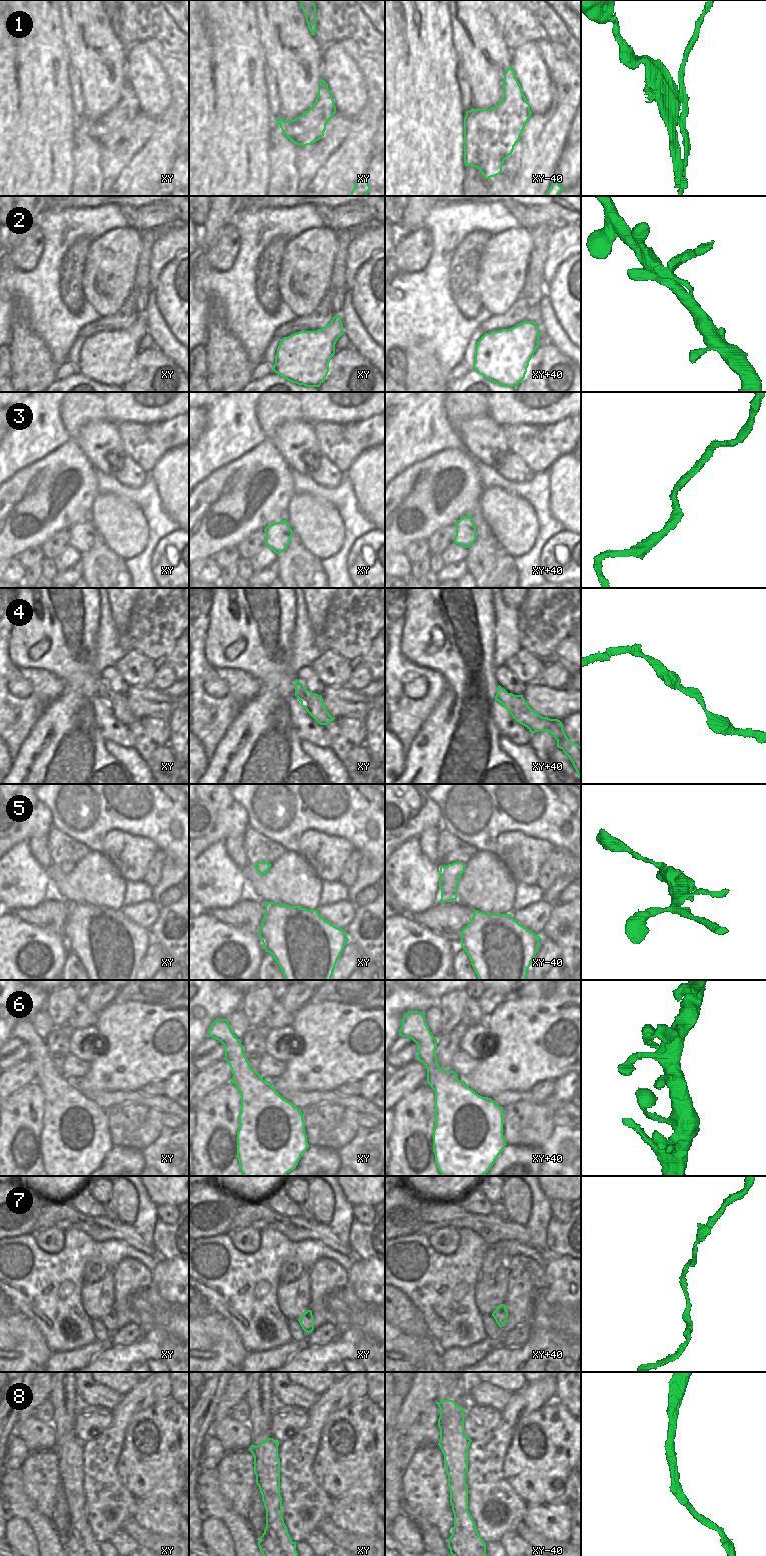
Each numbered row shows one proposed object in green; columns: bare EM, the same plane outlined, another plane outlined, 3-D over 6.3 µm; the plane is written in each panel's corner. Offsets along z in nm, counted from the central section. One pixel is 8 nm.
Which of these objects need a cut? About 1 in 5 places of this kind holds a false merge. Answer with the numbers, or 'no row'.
1

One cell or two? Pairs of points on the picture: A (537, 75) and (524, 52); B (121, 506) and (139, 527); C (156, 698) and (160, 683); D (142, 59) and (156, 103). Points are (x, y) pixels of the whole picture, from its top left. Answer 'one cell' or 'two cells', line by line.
A: one cell
B: one cell
C: two cells
D: one cell

